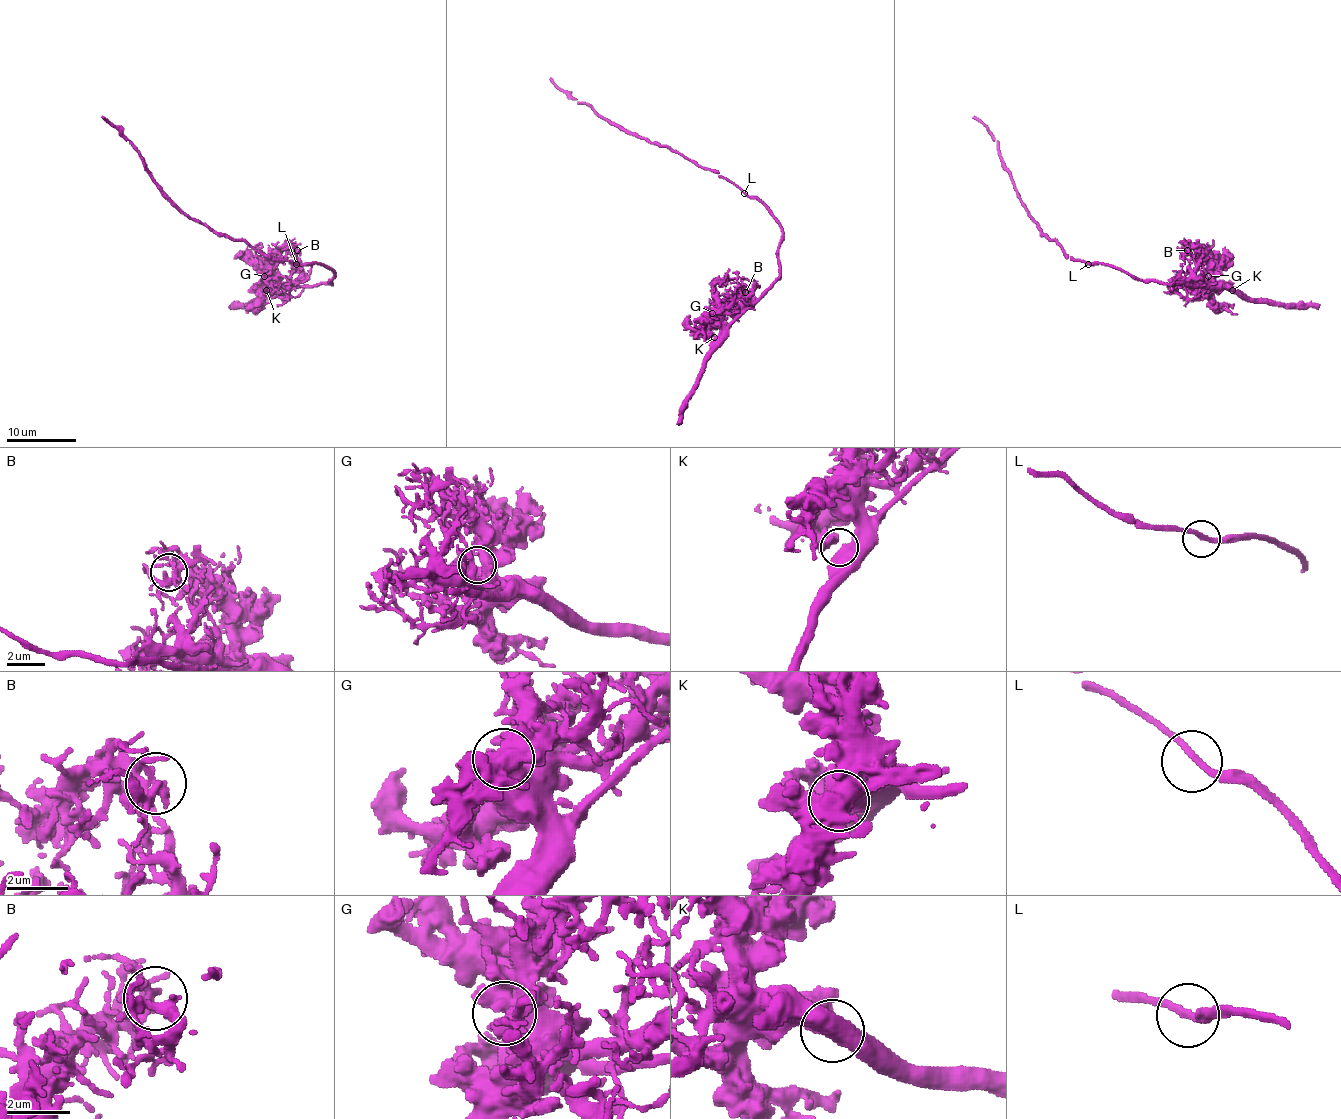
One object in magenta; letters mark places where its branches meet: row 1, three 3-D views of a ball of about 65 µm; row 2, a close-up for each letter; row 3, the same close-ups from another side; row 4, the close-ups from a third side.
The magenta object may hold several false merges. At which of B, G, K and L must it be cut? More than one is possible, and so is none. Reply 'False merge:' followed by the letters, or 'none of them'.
False merge: none of them

